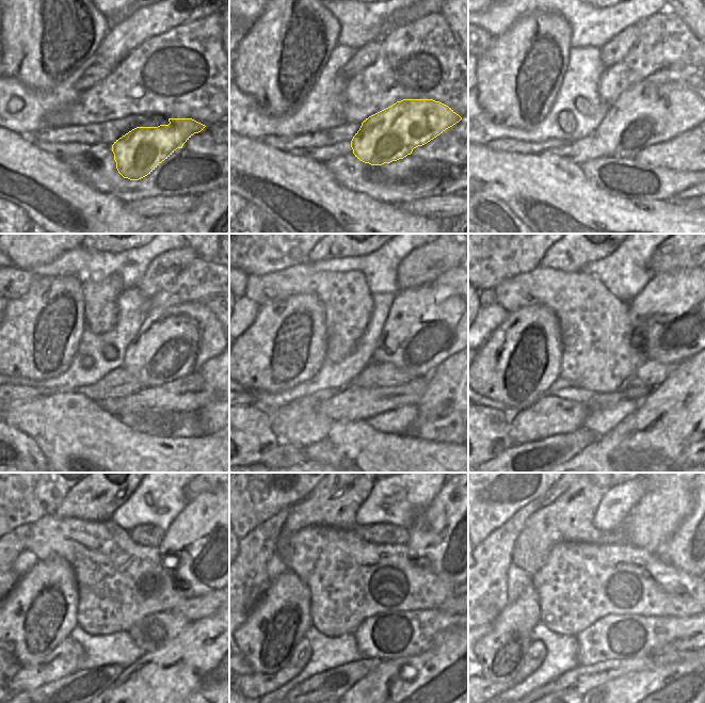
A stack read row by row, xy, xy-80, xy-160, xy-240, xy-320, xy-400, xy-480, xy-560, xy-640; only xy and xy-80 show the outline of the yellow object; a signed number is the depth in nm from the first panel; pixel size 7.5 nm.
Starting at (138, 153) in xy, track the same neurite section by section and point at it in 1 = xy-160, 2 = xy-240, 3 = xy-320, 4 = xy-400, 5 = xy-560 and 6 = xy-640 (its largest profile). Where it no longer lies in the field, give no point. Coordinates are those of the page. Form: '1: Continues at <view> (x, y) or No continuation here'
1: Continues at xy-160 (649, 112)
2: Continues at xy-240 (172, 342)
3: Continues at xy-320 (427, 324)
4: Continues at xy-400 (678, 314)
5: Continues at xy-560 (446, 538)
6: Continues at xy-640 (685, 548)

